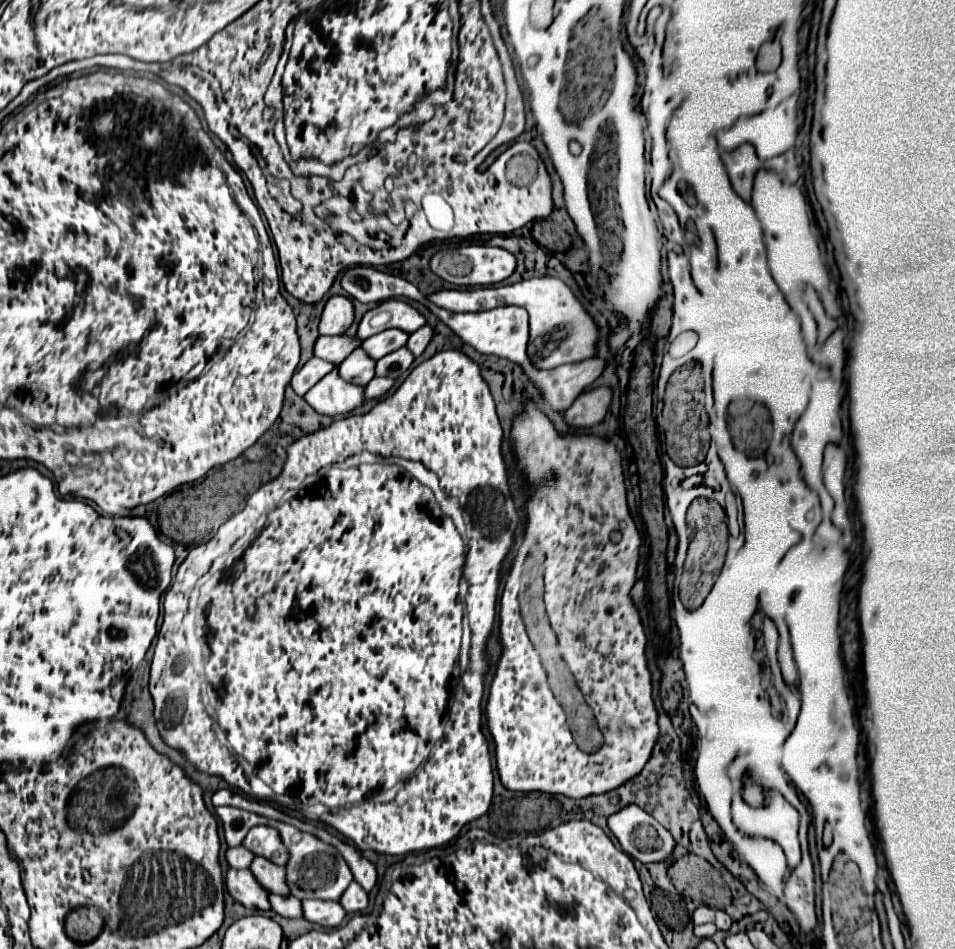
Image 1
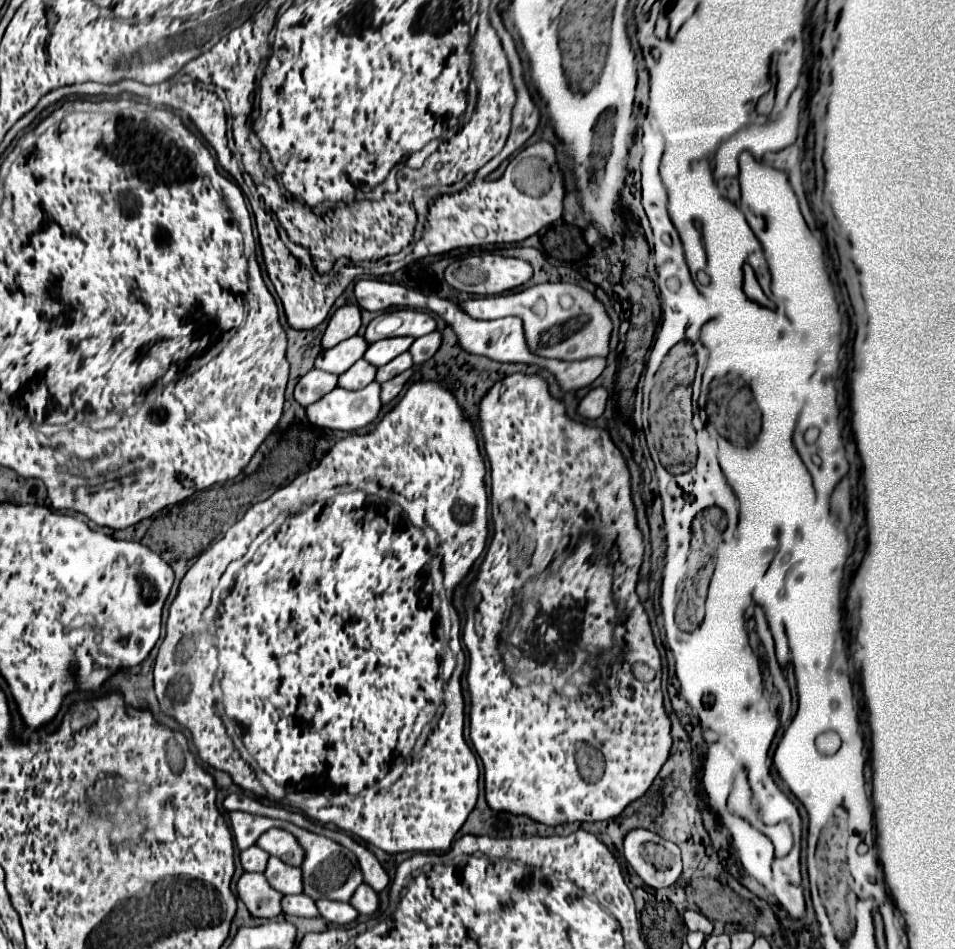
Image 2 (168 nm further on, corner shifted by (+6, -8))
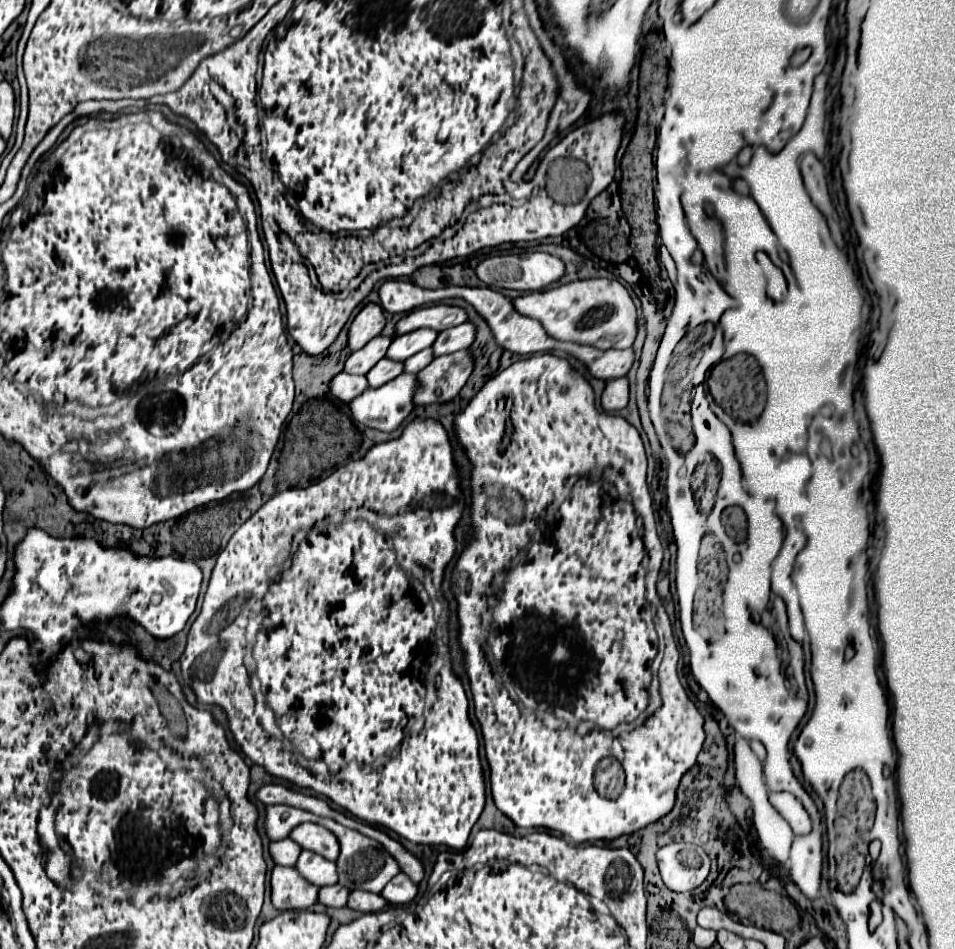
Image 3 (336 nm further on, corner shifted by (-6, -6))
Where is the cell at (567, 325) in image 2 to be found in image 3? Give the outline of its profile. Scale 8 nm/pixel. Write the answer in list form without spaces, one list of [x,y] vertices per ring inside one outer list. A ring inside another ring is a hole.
[[[584,279],[572,281],[548,291],[534,291],[514,299],[514,307],[542,323],[546,333],[560,341],[594,345],[598,349],[632,347],[638,333],[638,311],[628,289],[616,279]]]

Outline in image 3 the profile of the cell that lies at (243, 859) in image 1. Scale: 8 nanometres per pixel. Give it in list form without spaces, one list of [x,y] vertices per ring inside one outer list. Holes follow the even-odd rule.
[[[288,837],[288,839],[274,841],[270,845],[270,853],[272,853],[272,859],[276,865],[296,865],[296,861],[302,853],[302,847]]]

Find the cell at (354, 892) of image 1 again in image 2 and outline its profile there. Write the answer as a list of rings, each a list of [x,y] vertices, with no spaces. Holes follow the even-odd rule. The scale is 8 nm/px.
[[[366,885],[358,887],[356,893],[354,893],[352,899],[350,899],[350,905],[356,907],[356,911],[358,911],[360,915],[372,915],[372,913],[378,909],[378,903],[380,903],[380,901],[378,901],[378,893],[372,891],[372,889],[366,887]]]

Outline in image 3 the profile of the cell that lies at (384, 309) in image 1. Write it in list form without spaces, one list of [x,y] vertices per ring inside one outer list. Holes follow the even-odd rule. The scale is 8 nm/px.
[[[432,305],[432,307],[422,307],[414,309],[406,317],[402,317],[396,325],[396,333],[410,333],[420,327],[428,327],[434,331],[444,331],[450,327],[456,327],[460,323],[468,321],[468,315],[460,307],[450,307],[450,305]]]

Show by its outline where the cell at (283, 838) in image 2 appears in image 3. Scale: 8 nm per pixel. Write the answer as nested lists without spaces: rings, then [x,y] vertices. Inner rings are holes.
[[[302,823],[298,825],[290,837],[298,841],[304,849],[310,849],[314,853],[322,853],[322,857],[336,861],[340,855],[340,843],[334,833],[330,833],[326,827],[316,823]]]

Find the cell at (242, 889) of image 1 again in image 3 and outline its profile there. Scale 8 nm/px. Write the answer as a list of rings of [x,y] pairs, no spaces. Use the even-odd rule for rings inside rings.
[[[276,865],[272,871],[272,903],[276,909],[308,909],[318,901],[318,885],[306,881],[296,867]]]

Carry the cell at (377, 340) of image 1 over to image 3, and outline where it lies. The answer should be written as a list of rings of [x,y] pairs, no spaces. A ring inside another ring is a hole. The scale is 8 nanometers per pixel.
[[[418,329],[418,331],[412,331],[412,333],[398,335],[392,341],[386,357],[394,359],[394,361],[406,361],[414,353],[430,347],[436,341],[436,337],[438,337],[438,333],[432,331],[432,329]]]

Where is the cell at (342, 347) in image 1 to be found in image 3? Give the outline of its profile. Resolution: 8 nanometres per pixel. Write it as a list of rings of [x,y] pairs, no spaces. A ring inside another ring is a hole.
[[[382,335],[374,337],[366,347],[362,347],[360,351],[354,351],[350,355],[344,371],[352,373],[352,375],[366,375],[380,359],[386,357],[390,343],[392,343],[390,337],[382,337]]]

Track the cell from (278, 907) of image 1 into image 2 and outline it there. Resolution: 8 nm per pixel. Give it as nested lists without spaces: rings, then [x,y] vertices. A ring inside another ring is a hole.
[[[286,895],[282,899],[282,913],[292,917],[318,917],[314,901],[306,895]]]

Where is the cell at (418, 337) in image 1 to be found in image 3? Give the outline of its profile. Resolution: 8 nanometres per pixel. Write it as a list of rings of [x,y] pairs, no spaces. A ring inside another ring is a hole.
[[[466,321],[462,325],[450,327],[446,331],[442,331],[436,339],[436,343],[432,345],[436,357],[444,355],[444,353],[452,353],[452,351],[460,351],[460,349],[468,349],[474,343],[476,337],[476,327],[474,323]]]

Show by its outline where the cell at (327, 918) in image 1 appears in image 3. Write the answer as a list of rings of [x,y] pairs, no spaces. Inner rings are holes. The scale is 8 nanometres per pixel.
[[[356,889],[350,893],[350,901],[348,907],[360,913],[374,913],[374,911],[382,911],[388,905],[388,901],[378,895],[378,893],[368,893],[362,889]]]

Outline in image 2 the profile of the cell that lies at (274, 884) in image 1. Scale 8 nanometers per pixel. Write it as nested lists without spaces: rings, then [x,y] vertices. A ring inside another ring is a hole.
[[[274,857],[268,859],[264,877],[282,895],[302,893],[302,883],[300,883],[300,871],[298,871],[298,867],[290,867],[290,865],[282,863],[280,859],[274,859]]]

